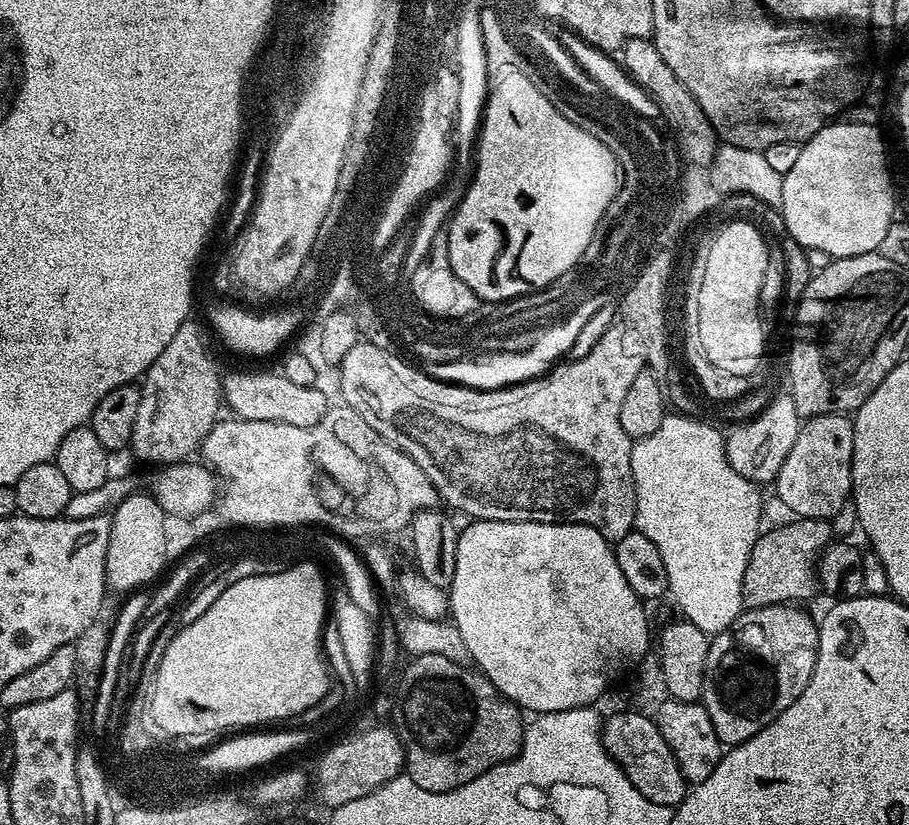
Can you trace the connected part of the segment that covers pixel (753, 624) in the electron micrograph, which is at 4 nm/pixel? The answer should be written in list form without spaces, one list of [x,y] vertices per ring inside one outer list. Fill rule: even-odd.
[[[791,603],[775,604],[765,608],[749,608],[724,632],[711,637],[704,671],[704,694],[702,703],[714,722],[721,745],[731,746],[754,738],[758,730],[770,726],[782,710],[786,710],[806,690],[814,674],[814,662],[818,654],[820,630],[817,621],[811,620],[800,606]]]

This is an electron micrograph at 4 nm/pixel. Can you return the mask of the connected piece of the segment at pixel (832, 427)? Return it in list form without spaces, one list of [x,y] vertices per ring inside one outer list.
[[[847,415],[814,416],[800,426],[798,439],[786,454],[782,470],[774,481],[776,496],[792,511],[791,515],[806,520],[831,521],[849,503],[852,495],[852,455],[854,430]]]

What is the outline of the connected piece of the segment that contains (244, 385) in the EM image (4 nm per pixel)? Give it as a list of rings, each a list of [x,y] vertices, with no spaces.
[[[232,372],[223,377],[222,400],[233,417],[241,420],[269,420],[282,422],[286,426],[309,428],[318,422],[329,410],[330,401],[320,386],[307,388],[287,380],[276,372]]]

